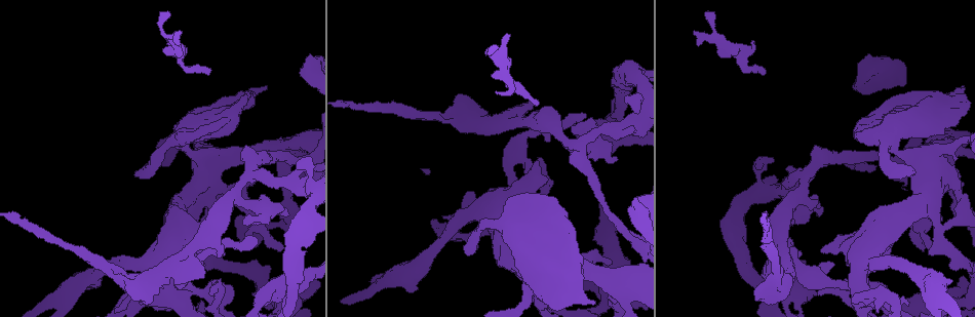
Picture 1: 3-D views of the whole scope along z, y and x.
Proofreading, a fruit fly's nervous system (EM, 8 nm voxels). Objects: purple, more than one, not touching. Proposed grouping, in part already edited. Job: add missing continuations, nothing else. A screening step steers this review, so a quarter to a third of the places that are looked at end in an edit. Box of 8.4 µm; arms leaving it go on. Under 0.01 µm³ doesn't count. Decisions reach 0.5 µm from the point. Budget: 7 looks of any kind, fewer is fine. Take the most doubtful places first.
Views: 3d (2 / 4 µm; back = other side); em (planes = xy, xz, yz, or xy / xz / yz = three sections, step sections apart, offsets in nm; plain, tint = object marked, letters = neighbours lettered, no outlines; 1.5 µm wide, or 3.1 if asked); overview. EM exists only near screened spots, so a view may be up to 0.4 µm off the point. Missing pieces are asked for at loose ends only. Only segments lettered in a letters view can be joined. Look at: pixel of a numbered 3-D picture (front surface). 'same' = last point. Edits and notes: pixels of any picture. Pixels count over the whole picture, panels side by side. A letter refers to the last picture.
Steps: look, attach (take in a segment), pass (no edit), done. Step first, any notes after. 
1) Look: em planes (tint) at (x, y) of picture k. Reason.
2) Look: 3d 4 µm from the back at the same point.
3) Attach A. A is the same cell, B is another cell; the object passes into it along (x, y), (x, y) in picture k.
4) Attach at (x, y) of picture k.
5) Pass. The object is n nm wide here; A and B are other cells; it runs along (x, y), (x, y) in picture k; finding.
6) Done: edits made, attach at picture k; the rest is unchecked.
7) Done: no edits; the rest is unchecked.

Look: 3d 2 µm at (507, 33) of picture 1. Branch stops here.

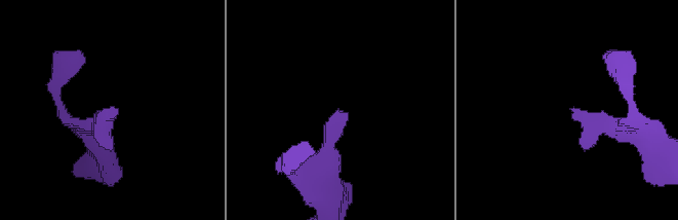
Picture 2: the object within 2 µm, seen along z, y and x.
Look: em planes (letters) at (348, 114) of picture 2.

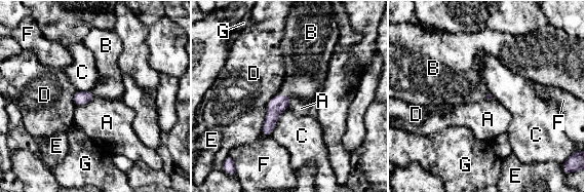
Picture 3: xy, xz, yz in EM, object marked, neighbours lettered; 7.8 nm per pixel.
Attach B. B is the same cell, A, C, D, E, F and G are other cells; it goes on there.

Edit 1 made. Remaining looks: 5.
Look: overview.

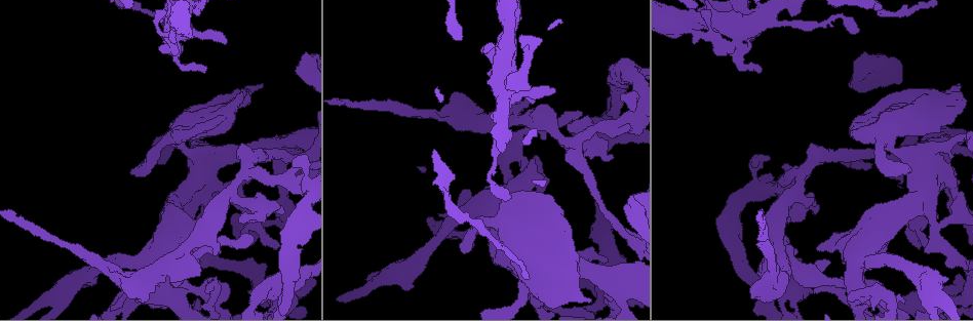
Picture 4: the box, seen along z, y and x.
Look: em yz step 4 (tint) at (555, 90) of picture 4. Branch stops here.

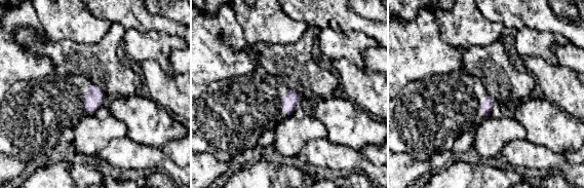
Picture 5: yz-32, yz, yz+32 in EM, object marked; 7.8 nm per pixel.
Look: em planes (letters) at the same point.

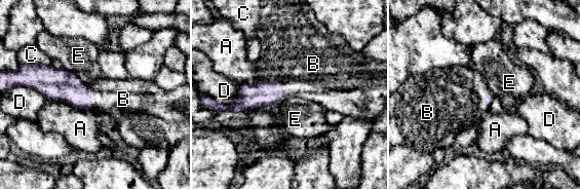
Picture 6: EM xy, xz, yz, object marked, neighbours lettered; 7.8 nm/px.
Attach B. B is the same cell, A, C, D and E are other cells; the neuron continues.

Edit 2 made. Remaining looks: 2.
Look: em yz step 4 (letters) at (459, 247) of picture 4. Free end.

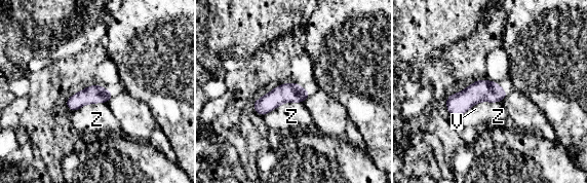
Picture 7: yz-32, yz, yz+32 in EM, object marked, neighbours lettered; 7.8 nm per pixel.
Look: em planes (letters) at the same point. Another direction.

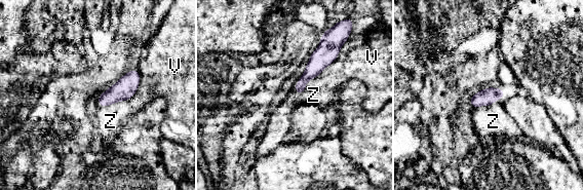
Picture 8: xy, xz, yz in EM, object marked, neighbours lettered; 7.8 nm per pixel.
Pass. V and Z are other cells; a border runs along (312, 78), (301, 93) in picture 8; no lettered segment goes on from it.

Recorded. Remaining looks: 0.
Done: edits made, attach at picture 3, attach at picture 6; the rest is unchecked.

